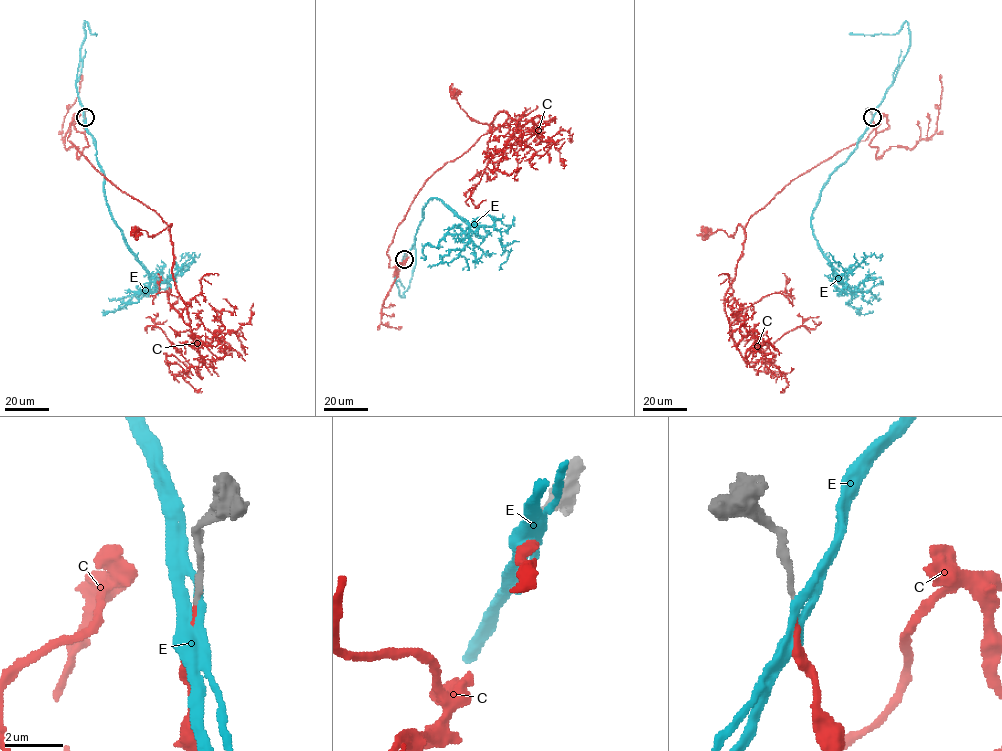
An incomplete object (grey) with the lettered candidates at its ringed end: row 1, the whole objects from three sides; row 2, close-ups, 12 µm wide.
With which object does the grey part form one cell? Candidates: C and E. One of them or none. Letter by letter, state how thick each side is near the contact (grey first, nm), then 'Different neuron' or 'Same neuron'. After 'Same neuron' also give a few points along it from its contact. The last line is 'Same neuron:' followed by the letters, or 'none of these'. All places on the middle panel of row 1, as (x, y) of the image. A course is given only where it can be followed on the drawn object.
C: Thickness 200 nm (grey) against 180 nm. Same neuron. Its course: (403, 259), (393, 276), (386, 252), (415, 195), (490, 128), (469, 116), (453, 93)
E: Thickness 200 nm (grey) against 320 nm. Different neuron
Same neuron: C

